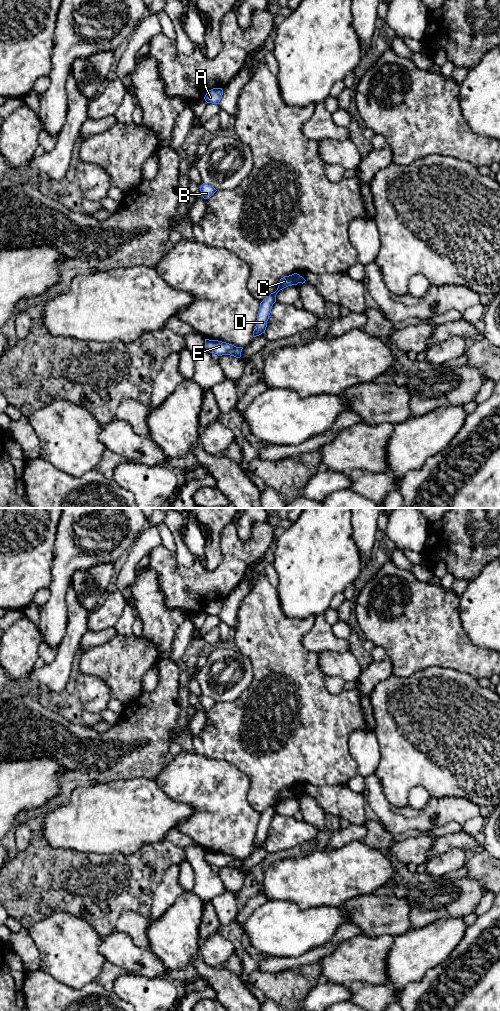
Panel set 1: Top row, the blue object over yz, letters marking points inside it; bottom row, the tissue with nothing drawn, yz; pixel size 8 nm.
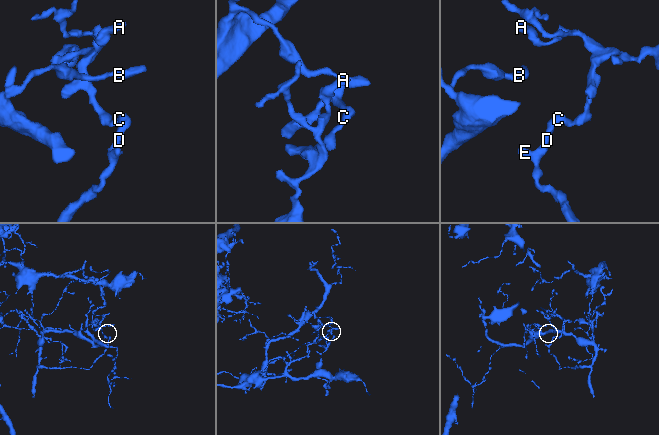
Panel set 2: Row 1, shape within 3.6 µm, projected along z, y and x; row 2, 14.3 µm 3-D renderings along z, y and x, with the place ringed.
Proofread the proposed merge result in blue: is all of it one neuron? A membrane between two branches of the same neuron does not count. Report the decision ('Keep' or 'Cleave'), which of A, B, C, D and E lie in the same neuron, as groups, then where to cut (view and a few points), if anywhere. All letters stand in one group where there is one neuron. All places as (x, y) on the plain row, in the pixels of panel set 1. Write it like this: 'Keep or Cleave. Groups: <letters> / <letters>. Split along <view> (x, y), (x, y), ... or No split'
Cleave. Groups: A / B C D E. Split along yz (301, 788), (297, 794)

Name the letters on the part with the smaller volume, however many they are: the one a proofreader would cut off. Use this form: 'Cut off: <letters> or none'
Cut off: B, C, D, E

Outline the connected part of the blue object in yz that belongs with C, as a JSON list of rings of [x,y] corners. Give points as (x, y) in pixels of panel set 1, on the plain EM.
[[[294,785],[289,788],[284,788],[283,790],[280,791],[277,802],[268,807],[260,815],[259,824],[256,832],[256,838],[253,843],[253,849],[259,848],[265,844],[272,818],[276,814],[277,805],[288,798],[297,797],[301,789],[302,788],[300,788],[297,785]]]

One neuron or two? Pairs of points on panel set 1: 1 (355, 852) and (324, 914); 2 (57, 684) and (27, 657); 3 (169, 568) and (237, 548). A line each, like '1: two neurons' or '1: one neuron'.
1: two neurons
2: two neurons
3: one neuron

